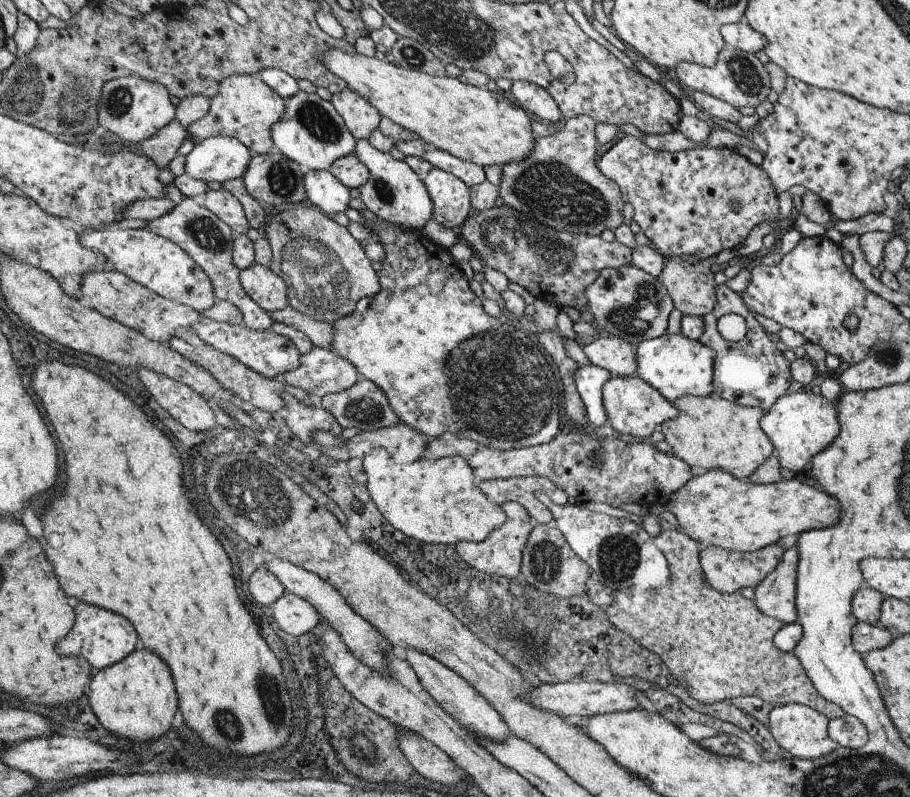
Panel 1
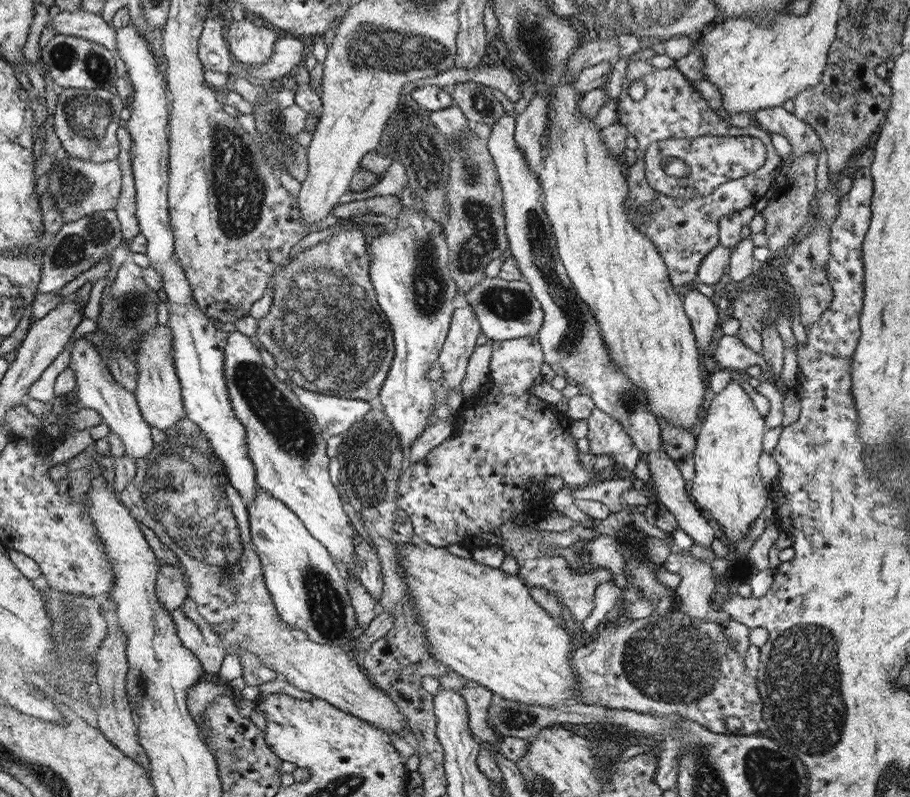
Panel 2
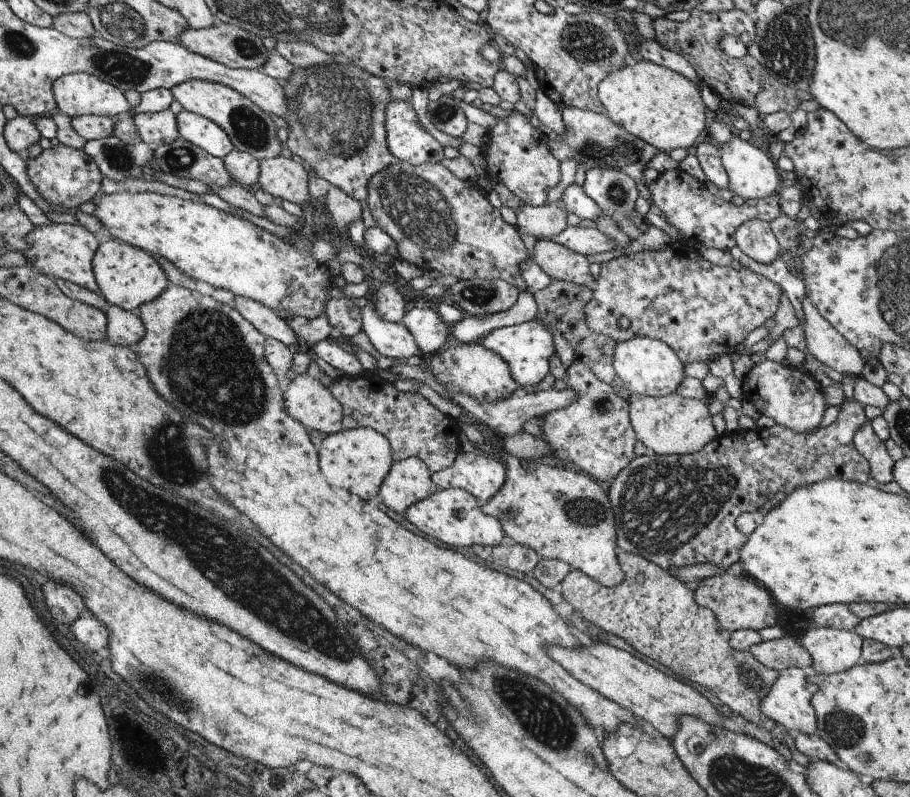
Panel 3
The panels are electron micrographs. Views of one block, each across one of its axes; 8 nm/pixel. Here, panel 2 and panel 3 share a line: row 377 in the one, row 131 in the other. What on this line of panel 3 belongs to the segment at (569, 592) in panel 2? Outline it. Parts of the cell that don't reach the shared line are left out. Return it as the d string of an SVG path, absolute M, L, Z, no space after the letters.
M514 110L489 130L490 143L483 152L488 163L487 177L501 182L523 205L540 207L546 204L548 190L558 187L561 180L561 163L551 154L548 138L533 128L528 117Z

